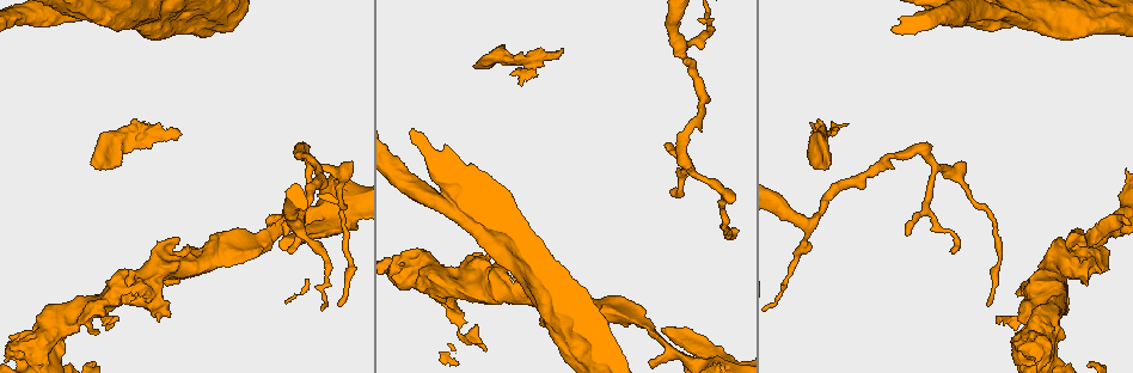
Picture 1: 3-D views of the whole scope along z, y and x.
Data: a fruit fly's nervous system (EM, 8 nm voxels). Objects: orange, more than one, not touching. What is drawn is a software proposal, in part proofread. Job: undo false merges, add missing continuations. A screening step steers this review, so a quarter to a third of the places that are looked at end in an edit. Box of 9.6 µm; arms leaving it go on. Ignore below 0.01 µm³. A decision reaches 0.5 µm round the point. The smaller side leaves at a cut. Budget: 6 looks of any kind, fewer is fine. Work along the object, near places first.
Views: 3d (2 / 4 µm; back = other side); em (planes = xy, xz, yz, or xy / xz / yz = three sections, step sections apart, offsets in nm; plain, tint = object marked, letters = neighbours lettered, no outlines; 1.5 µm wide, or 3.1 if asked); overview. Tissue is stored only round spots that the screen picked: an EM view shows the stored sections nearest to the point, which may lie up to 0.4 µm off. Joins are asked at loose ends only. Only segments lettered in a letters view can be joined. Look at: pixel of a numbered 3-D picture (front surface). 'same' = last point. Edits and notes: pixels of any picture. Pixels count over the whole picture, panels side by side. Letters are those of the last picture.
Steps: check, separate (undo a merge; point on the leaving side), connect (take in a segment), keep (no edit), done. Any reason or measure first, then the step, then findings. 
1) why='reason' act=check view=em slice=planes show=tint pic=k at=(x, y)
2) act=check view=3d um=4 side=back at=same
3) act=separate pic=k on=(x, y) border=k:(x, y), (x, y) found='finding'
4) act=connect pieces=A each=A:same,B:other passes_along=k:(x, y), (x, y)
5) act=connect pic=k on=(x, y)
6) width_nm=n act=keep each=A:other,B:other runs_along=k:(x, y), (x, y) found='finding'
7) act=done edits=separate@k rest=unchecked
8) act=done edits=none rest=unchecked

why='an open end' act=check view=3d um=2 side=back pic=1 at=(159, 320)

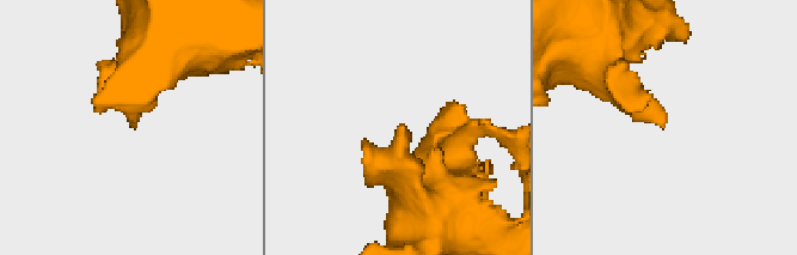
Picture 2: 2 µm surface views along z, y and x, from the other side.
why='shape alone is not enough' act=check view=em slice=planes show=letters pic=2 at=(133, 120)

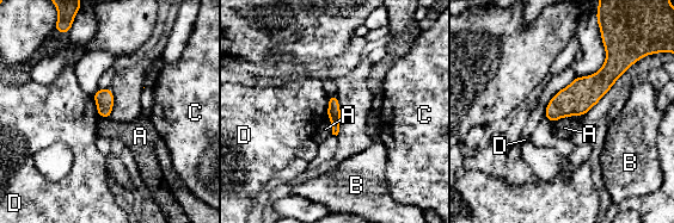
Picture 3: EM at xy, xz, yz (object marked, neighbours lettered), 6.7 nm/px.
longest_contact=A:180nm act=keep each=A:other,B:other,C:other,D:other found='none of them fits'

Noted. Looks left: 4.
why='an open end' act=check view=em slice=yz step=4 show=tint pic=1 at=(666, 142)

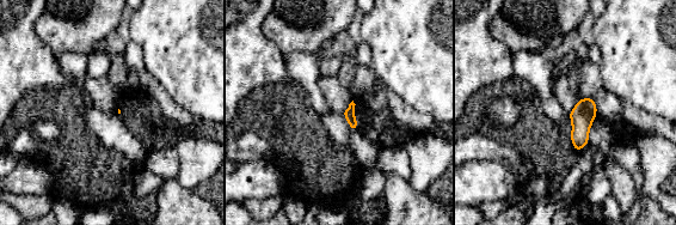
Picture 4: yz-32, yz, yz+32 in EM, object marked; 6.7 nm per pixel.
act=check view=em slice=yz step=4 show=letters at=same

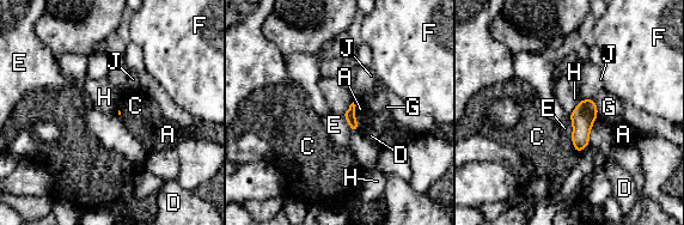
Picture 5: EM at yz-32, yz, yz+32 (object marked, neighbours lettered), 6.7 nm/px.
act=keep each=A:other,C:other,D:other,E:other,F:other,G:other,H:other,J:other border=5:(581, 98), (569, 114) found='no lettered segment goes on from it'

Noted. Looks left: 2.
why='three-way junction' act=check view=em slice=planes show=plain pic=1 at=(1099, 235)

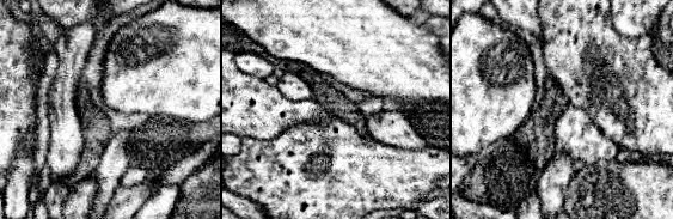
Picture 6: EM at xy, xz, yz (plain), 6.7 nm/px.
act=check view=em slice=planes show=letters at=same

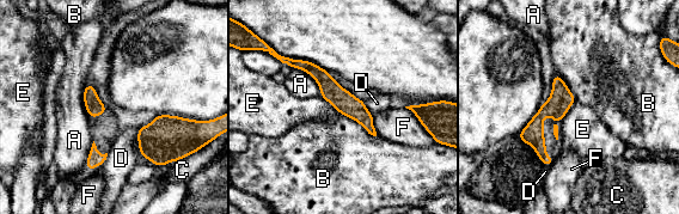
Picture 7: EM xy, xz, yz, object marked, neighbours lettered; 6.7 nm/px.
act=keep each=A:other,B:other,C:other,D:other,E:other,F:other border=7:(340, 112), (377, 135) found='all the same neuron'

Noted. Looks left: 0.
act=done edits=none rest=unchecked

